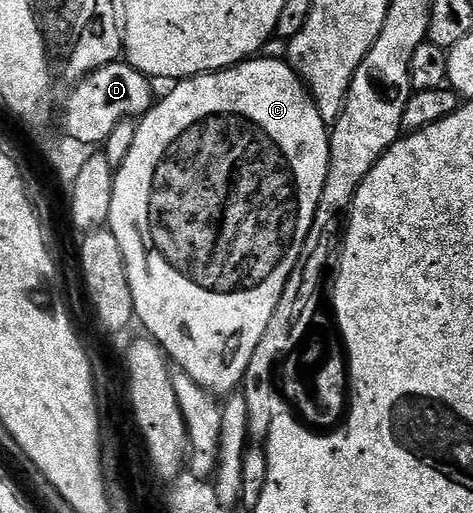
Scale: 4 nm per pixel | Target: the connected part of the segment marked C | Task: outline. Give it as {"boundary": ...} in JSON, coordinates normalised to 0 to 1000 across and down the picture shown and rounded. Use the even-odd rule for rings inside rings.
{"boundary":[[[545,107],[535,115],[514,119],[510,127],[488,127],[486,133],[463,135],[457,142],[423,142],[416,150],[395,150],[378,156],[370,166],[376,168],[345,197],[340,191],[332,201],[319,205],[317,214],[311,220],[302,220],[292,236],[292,253],[288,255],[288,271],[279,277],[279,294],[271,294],[262,318],[247,324],[241,341],[237,411],[233,413],[228,444],[233,452],[245,458],[245,466],[254,474],[254,489],[262,497],[266,534],[271,536],[271,552],[275,554],[279,583],[283,585],[285,620],[294,628],[300,624],[302,637],[317,647],[311,651],[342,674],[342,686],[351,690],[353,698],[366,710],[389,715],[389,723],[397,723],[397,731],[406,731],[406,739],[414,739],[414,747],[423,747],[423,754],[431,754],[455,770],[484,770],[510,752],[516,731],[524,723],[524,708],[533,708],[533,684],[541,684],[541,669],[550,669],[550,653],[558,653],[558,645],[567,637],[567,622],[575,622],[575,606],[584,606],[584,591],[592,591],[592,575],[600,575],[600,559],[609,552],[609,536],[617,536],[617,520],[626,520],[630,501],[638,495],[643,466],[660,442],[664,421],[668,419],[668,404],[677,396],[677,380],[685,372],[685,349],[693,349],[698,251],[685,240],[685,232],[677,232],[677,216],[668,209],[664,191],[655,187],[647,160],[638,156],[628,136],[605,115],[586,119],[584,115],[558,115]]]}

